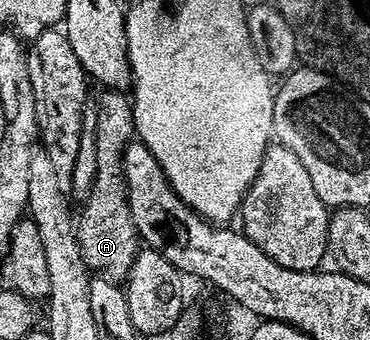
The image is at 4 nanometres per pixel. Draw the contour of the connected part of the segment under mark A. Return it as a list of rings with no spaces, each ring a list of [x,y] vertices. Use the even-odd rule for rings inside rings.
[[[105,90],[96,97],[95,114],[95,182],[88,196],[84,197],[81,216],[76,217],[75,227],[81,257],[90,273],[100,274],[106,280],[121,282],[126,279],[139,251],[137,227],[131,218],[129,199],[125,190],[125,175],[121,154],[134,139],[133,105],[130,97],[121,90]]]

